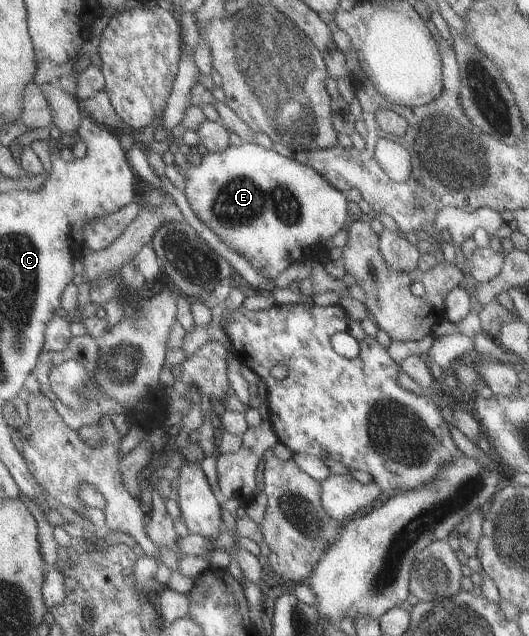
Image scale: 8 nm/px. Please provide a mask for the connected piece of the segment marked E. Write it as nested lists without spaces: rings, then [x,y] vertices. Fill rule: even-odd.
[[[244,143],[241,145],[227,145],[223,151],[202,151],[201,161],[198,165],[192,165],[185,159],[185,155],[180,152],[174,154],[173,165],[180,168],[180,173],[184,174],[184,189],[183,195],[189,203],[189,208],[192,213],[209,229],[218,239],[226,246],[228,250],[232,249],[234,253],[239,254],[241,257],[250,263],[252,269],[261,272],[264,278],[274,279],[280,273],[282,273],[290,264],[292,259],[301,260],[305,258],[310,249],[315,249],[315,245],[323,247],[324,242],[333,237],[338,231],[344,229],[348,222],[347,215],[347,201],[346,191],[337,190],[331,187],[325,177],[321,177],[319,173],[315,173],[311,167],[299,163],[299,161],[293,160],[288,155],[279,154],[274,149],[265,150],[263,147],[256,145],[255,143]]]

